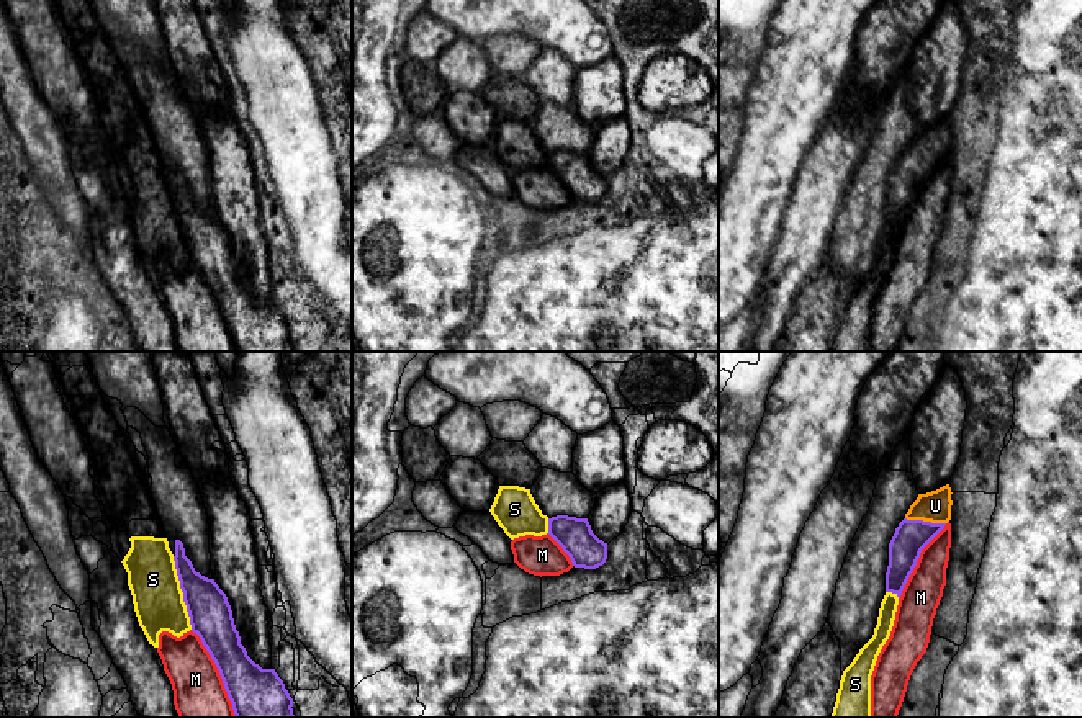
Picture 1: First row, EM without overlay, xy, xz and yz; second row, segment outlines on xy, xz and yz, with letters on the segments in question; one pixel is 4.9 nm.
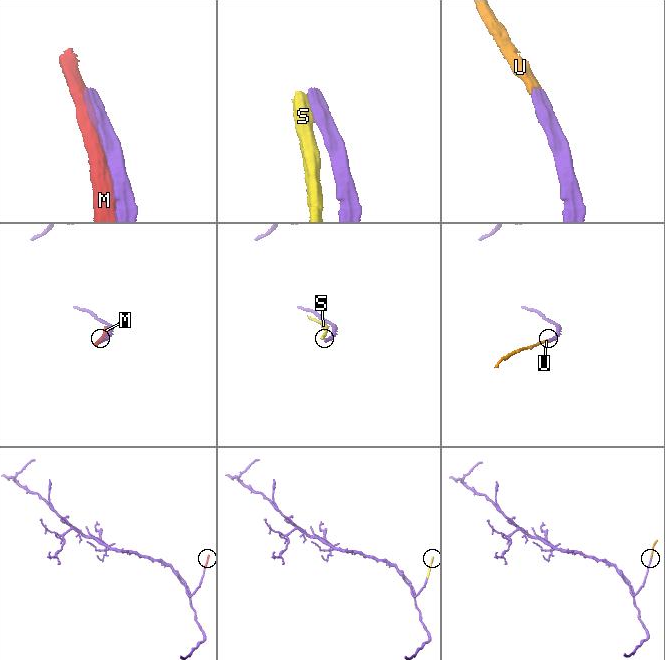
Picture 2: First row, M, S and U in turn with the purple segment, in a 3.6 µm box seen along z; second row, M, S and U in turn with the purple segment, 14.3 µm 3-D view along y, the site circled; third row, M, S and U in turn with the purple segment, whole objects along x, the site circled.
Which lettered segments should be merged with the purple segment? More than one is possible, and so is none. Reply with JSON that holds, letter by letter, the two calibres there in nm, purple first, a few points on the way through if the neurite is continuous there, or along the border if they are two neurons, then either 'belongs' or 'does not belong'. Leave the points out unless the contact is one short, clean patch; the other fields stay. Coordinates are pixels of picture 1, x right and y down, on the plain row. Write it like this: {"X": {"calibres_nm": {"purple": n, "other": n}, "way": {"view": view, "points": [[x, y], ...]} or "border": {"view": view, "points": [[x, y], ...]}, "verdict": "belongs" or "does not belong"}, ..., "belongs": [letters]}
{"M": {"calibres_nm": {"purple": 280, "other": 280}, "verdict": "does not belong"}, "S": {"calibres_nm": {"purple": 220, "other": 240}, "border": {"view": "xy", "points": [[172, 190], [192, 262]]}, "verdict": "does not belong"}, "U": {"calibres_nm": {"purple": 170, "other": 150}, "way": {"view": "yz", "points": [[910, 170], [925, 156], [935, 139]]}, "verdict": "belongs"}, "belongs": ["U"]}

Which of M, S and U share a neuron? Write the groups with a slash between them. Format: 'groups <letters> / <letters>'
groups M / S / U

